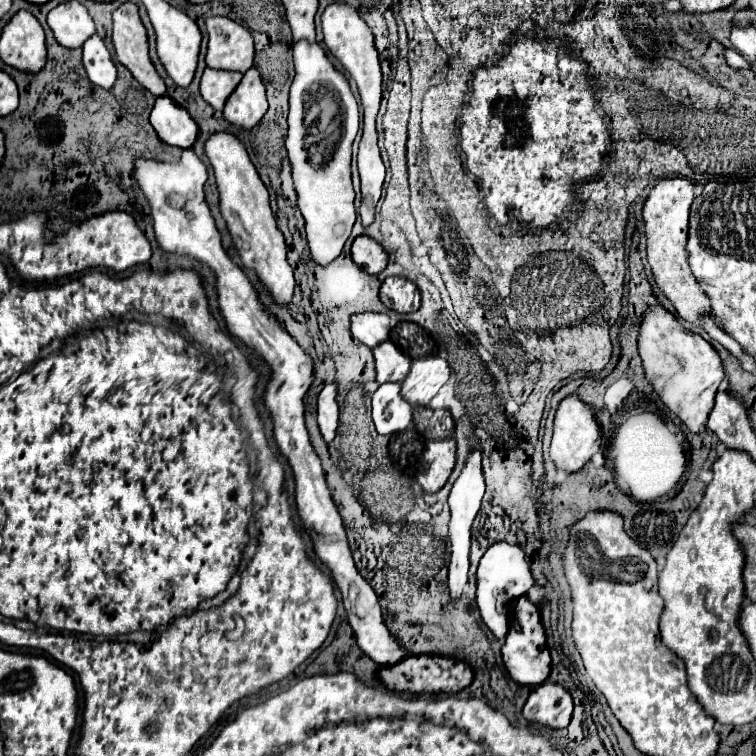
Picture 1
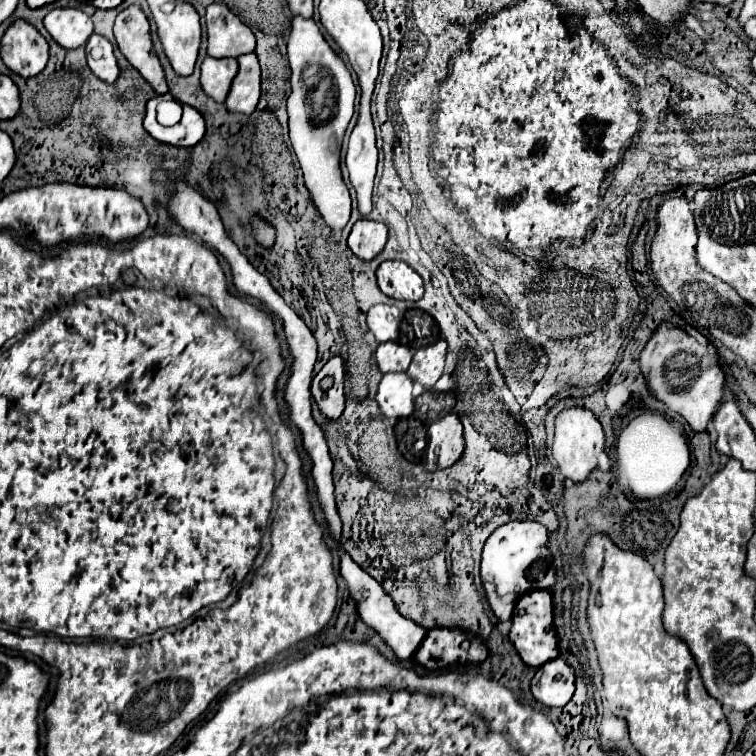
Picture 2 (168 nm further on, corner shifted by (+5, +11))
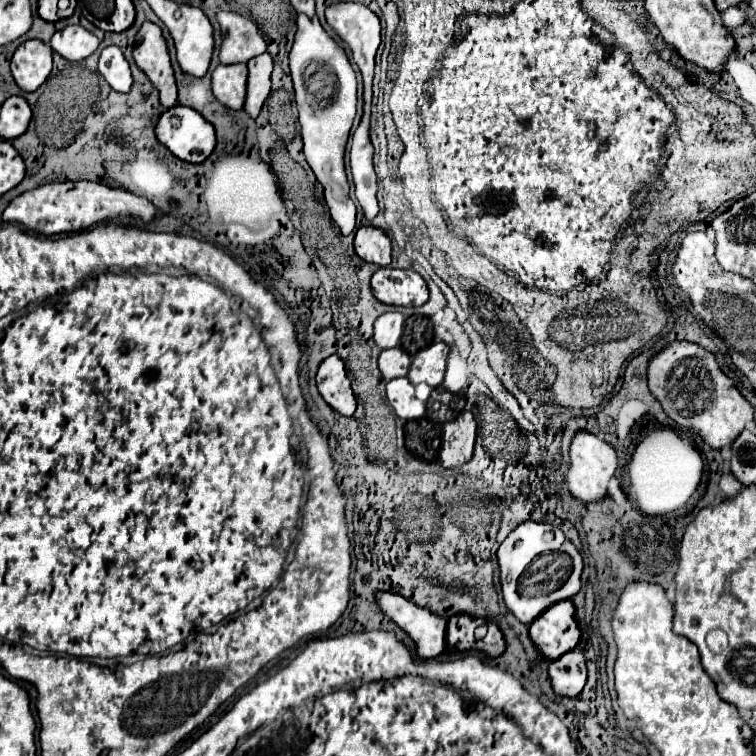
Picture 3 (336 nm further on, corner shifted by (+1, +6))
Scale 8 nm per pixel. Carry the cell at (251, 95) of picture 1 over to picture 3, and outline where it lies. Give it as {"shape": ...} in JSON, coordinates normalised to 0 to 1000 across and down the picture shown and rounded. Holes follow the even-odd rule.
{"shape":[[[348,69],[340,77],[327,82],[329,87],[329,108],[327,108],[327,132],[324,148],[332,156],[340,156],[345,148],[348,135],[358,122],[358,95],[361,95],[361,77],[356,69]]]}

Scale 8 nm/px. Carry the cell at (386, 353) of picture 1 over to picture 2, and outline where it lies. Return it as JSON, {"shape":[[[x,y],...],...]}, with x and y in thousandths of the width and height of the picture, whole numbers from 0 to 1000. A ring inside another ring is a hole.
{"shape":[[[522,451],[501,454],[501,459],[499,459],[499,483],[501,483],[504,493],[536,491],[544,480],[544,472],[546,472],[546,467]]]}

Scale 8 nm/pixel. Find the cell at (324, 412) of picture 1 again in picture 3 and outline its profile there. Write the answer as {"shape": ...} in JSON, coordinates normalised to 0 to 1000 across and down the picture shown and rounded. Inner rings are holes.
{"shape":[[[446,468],[435,471],[427,476],[419,492],[419,513],[430,532],[443,540],[454,550],[467,550],[470,548],[470,521],[464,516],[464,505],[456,495],[456,484]]]}

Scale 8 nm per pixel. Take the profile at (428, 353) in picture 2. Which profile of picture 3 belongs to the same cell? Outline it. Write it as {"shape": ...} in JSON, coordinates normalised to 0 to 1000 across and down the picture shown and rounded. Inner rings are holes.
{"shape":[[[573,452],[565,460],[554,463],[546,471],[546,481],[544,489],[538,495],[538,500],[546,508],[567,508],[570,513],[578,513],[586,508],[586,497],[589,497],[589,476],[594,468],[594,458],[586,452]]]}

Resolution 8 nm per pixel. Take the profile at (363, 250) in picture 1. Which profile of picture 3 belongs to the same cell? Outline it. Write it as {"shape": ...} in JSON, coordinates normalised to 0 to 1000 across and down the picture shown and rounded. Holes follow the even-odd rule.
{"shape":[[[480,299],[470,310],[470,333],[499,352],[517,349],[517,317],[515,312],[496,299]]]}

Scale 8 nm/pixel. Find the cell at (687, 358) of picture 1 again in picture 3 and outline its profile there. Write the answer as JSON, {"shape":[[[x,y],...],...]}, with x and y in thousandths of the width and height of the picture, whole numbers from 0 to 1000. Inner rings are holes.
{"shape":[[[890,452],[858,479],[858,516],[874,532],[880,548],[898,563],[919,569],[940,593],[967,590],[972,579],[996,558],[999,540],[972,513],[970,503],[954,492],[946,471],[917,452]]]}

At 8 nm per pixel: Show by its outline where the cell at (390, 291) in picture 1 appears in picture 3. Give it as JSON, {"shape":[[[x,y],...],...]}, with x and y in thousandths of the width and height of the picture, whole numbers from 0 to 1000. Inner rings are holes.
{"shape":[[[501,354],[491,365],[493,392],[515,405],[557,405],[567,394],[562,370],[549,357]]]}

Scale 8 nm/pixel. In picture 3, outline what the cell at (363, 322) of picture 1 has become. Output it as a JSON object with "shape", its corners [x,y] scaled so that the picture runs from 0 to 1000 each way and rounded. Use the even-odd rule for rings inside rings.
{"shape":[[[512,413],[504,415],[496,426],[496,439],[493,439],[493,450],[501,460],[522,460],[522,455],[528,452],[530,442],[533,442],[533,415],[530,413]]]}

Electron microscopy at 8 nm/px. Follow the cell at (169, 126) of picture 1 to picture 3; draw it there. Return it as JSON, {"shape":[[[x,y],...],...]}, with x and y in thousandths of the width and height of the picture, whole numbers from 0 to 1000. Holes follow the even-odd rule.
{"shape":[[[231,140],[210,156],[208,183],[234,209],[255,217],[266,217],[269,212],[274,212],[284,196],[282,167],[263,148],[247,140]],[[229,153],[237,156],[234,167],[226,164]]]}

